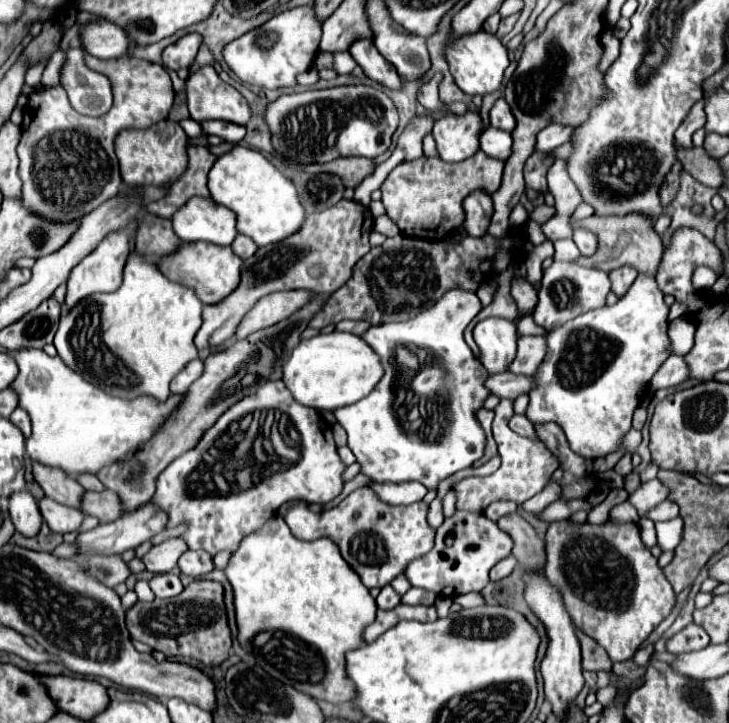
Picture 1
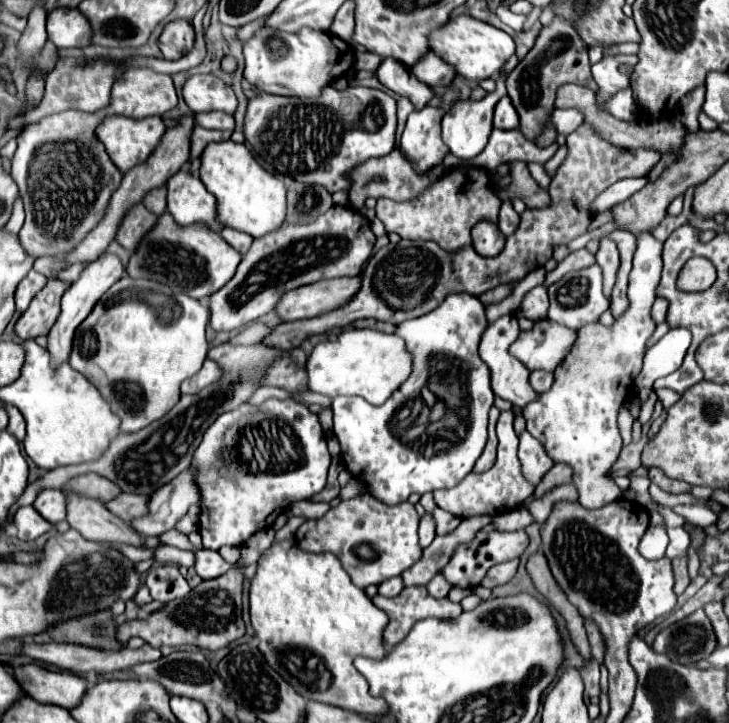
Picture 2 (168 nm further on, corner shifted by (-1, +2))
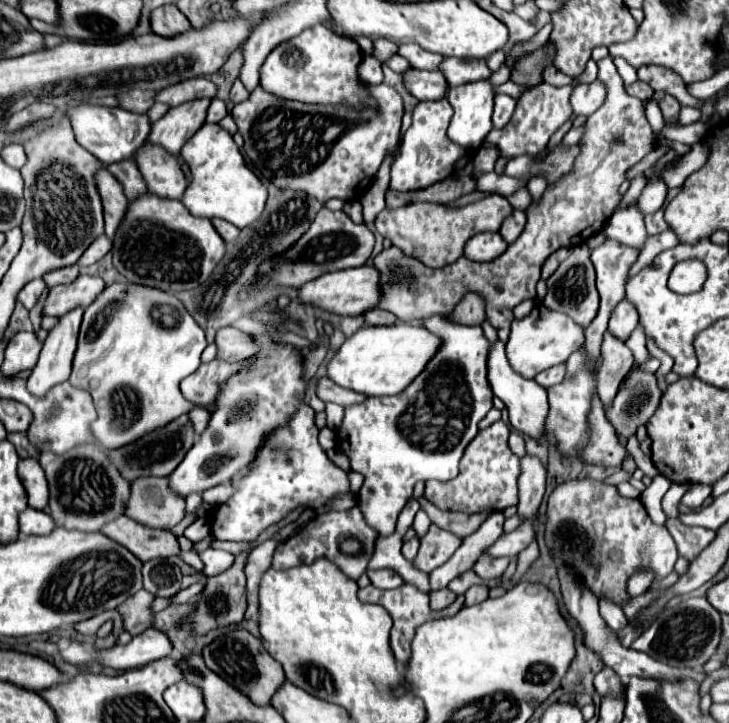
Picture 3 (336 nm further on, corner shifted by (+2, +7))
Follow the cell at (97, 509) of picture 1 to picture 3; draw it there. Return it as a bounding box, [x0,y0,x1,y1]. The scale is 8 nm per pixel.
[126,478,184,528]

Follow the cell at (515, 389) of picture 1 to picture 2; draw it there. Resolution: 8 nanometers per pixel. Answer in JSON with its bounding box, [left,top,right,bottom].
[531,371,553,393]

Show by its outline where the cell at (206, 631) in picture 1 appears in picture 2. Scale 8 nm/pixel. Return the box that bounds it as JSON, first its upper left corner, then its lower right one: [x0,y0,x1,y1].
[117,567,245,651]

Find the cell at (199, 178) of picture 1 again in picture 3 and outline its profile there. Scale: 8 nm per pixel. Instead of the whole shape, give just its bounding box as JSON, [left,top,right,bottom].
[108,158,148,202]

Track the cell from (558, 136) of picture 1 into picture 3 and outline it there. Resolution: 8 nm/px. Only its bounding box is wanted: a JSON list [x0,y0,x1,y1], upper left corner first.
[570,82,606,116]

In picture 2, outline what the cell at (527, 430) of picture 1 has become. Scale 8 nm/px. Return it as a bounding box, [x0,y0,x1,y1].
[519,431,553,487]

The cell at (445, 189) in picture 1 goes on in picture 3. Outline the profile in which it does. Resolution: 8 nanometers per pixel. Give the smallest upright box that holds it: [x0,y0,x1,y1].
[378,194,512,268]

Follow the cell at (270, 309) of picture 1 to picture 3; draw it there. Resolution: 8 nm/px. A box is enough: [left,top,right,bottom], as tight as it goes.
[298,266,378,316]

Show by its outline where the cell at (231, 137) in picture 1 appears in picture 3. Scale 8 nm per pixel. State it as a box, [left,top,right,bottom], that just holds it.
[206,98,226,124]

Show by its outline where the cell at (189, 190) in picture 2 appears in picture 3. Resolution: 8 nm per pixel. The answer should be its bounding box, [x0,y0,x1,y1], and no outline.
[136,144,190,200]

